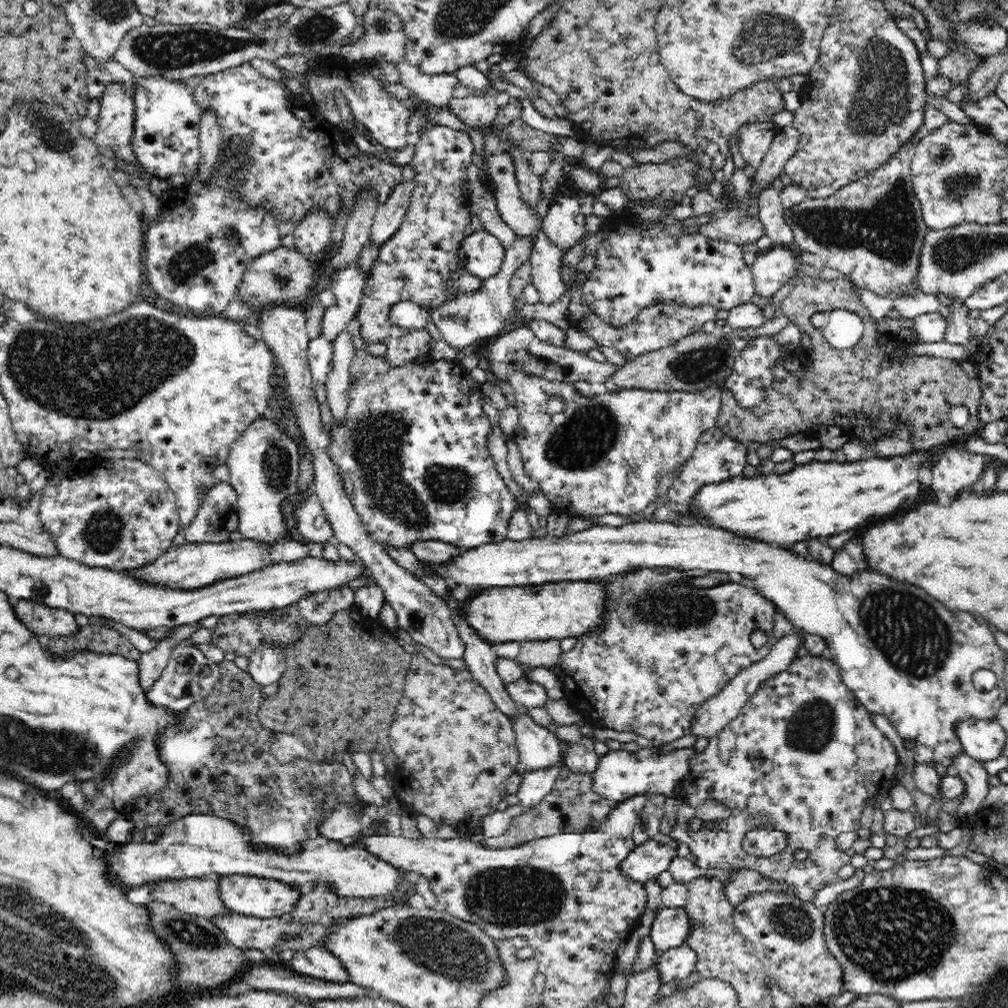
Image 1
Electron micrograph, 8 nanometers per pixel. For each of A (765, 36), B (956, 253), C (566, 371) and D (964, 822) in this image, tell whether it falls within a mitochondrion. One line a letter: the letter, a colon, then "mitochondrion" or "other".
A: mitochondrion
B: mitochondrion
C: other
D: other

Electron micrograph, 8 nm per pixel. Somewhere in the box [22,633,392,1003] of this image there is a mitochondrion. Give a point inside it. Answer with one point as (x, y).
(189, 932)

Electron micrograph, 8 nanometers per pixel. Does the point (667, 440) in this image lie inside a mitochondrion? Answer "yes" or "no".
no

